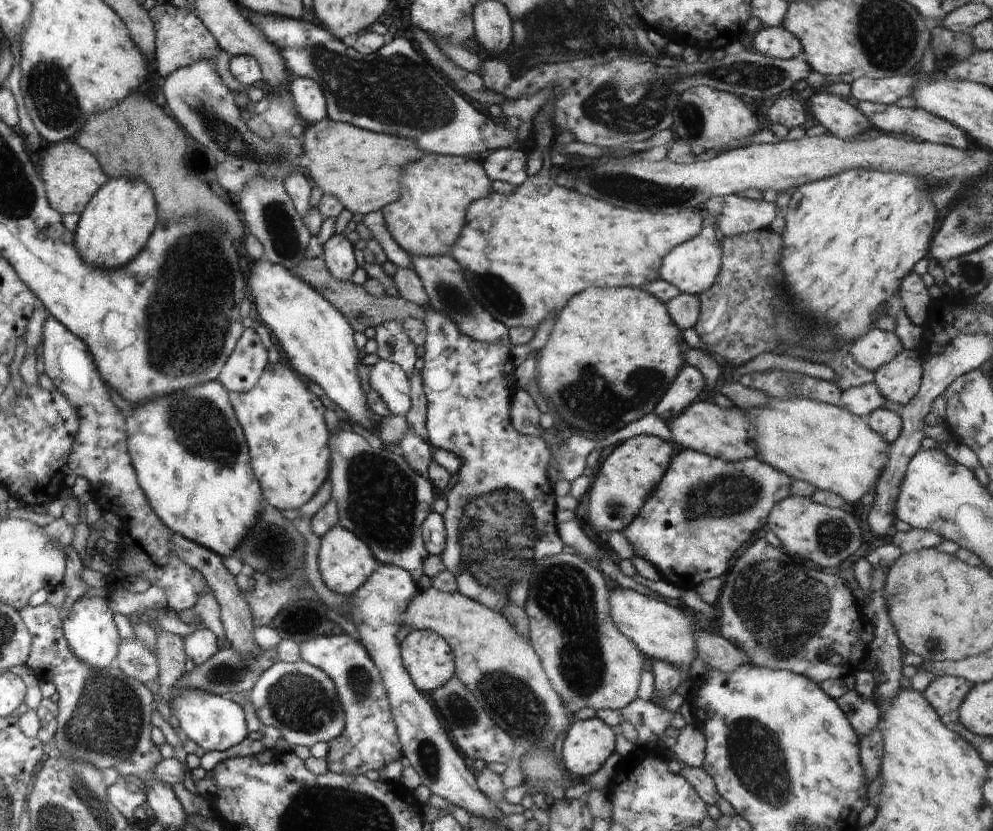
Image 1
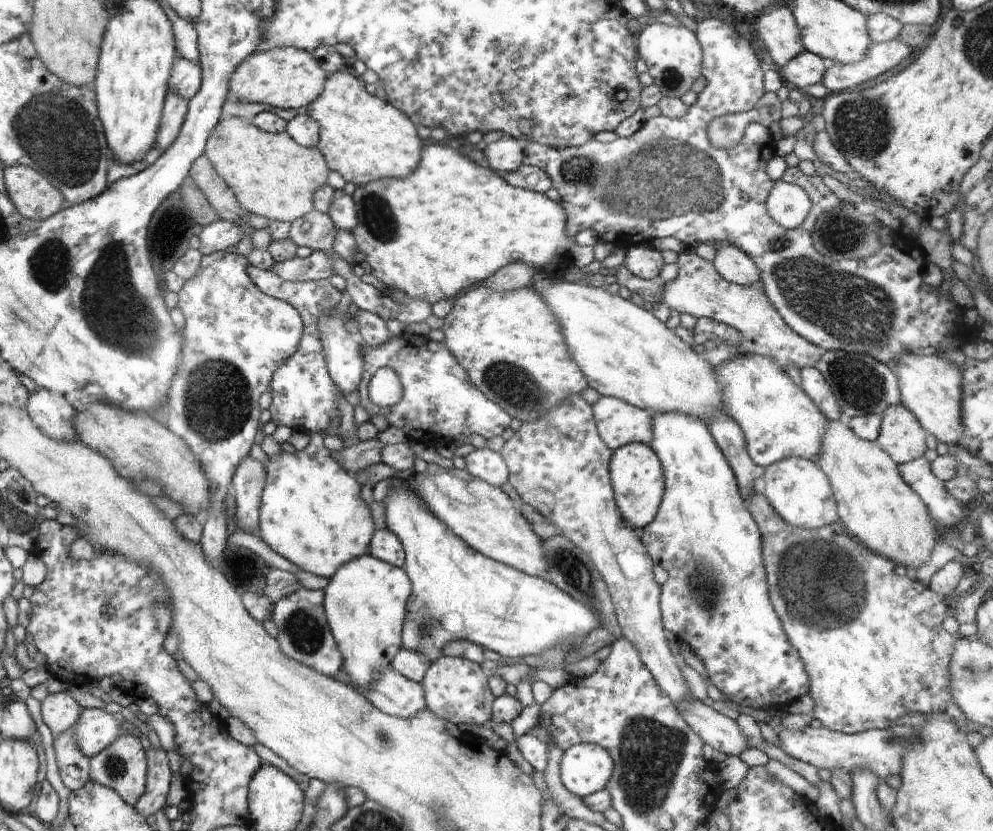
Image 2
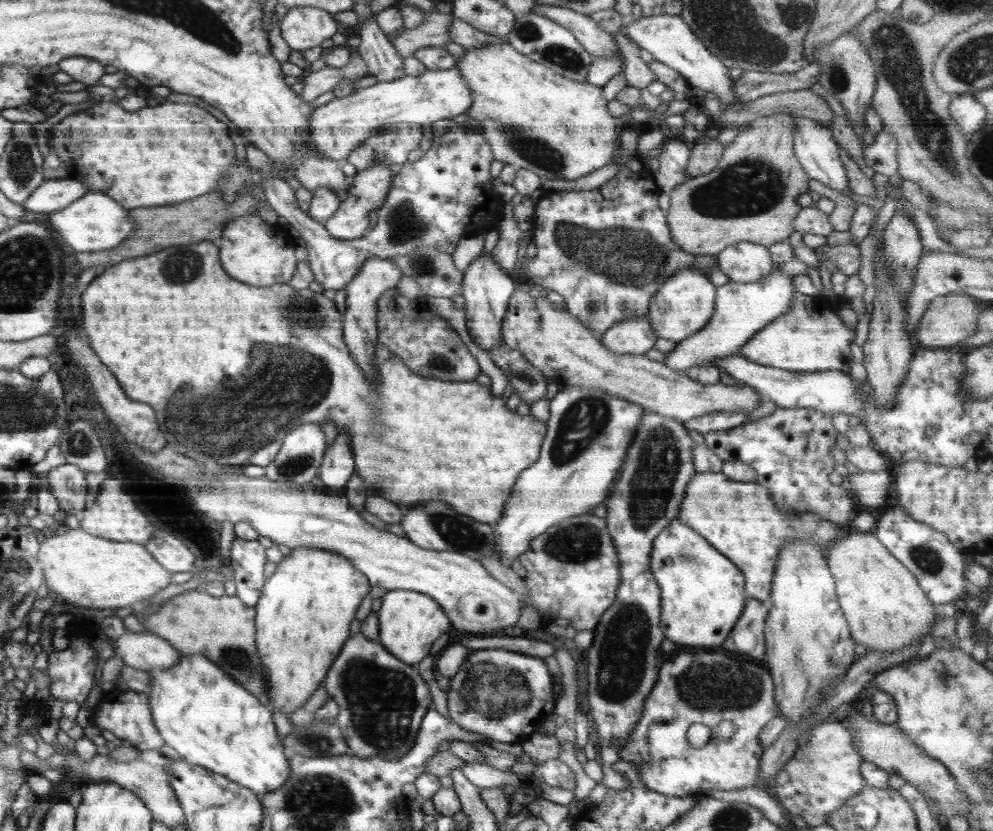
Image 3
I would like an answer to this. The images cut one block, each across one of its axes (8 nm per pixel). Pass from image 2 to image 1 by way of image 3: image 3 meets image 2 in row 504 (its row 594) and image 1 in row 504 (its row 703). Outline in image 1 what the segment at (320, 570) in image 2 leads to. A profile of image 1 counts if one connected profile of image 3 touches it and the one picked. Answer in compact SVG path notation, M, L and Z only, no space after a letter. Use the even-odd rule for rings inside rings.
M280 359L276 363L268 363L258 382L250 390L242 394L230 393L230 400L234 414L242 427L247 445L249 446L250 462L256 480L262 486L264 502L278 510L299 510L306 504L318 488L329 477L330 450L328 450L328 428L322 420L324 404L318 396L312 393L308 384L298 378L296 372L282 364Z

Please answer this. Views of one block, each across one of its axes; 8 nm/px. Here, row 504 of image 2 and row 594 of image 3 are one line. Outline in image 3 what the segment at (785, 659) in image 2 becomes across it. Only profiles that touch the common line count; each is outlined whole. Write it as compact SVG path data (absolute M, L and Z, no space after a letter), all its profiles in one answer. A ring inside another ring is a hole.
M676 519L656 536L649 569L661 590L660 624L665 638L710 648L729 637L747 599L744 573L729 558Z

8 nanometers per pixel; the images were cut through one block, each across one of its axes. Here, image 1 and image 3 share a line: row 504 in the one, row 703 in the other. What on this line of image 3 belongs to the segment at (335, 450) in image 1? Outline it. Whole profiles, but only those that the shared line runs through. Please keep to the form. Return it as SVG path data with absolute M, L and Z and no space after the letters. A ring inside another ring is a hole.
M361 632L347 638L330 665L323 680L327 692L339 706L335 722L349 747L349 754L358 758L396 758L404 756L415 743L424 715L432 708L433 702L424 679L415 665L409 665L396 658L381 642L366 638Z

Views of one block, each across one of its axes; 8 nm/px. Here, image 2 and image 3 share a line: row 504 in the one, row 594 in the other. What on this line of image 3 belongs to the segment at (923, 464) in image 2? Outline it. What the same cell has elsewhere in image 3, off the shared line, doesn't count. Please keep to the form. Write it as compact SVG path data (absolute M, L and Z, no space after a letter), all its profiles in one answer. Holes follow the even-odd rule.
M900 506L890 507L884 512L884 516L876 520L873 532L890 554L914 575L928 600L937 607L964 594L966 562L962 561L962 552L948 541L943 532L913 519Z

